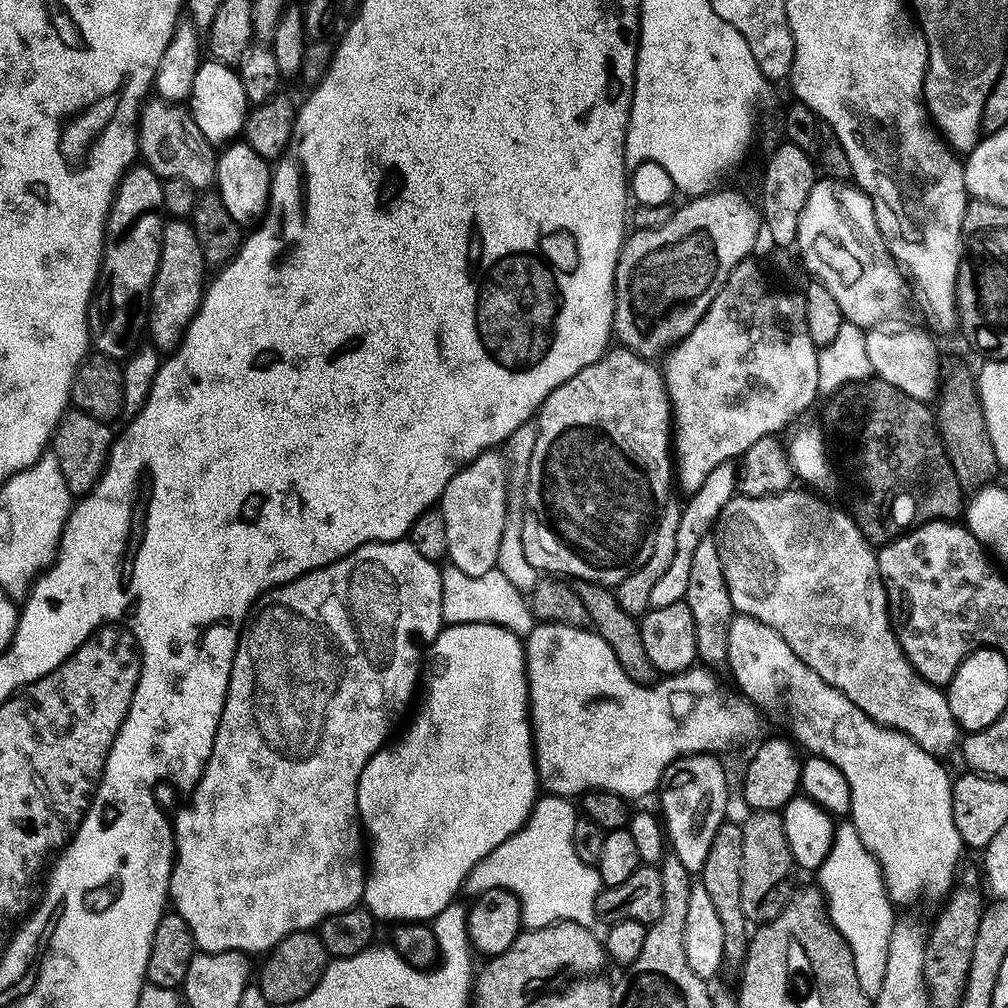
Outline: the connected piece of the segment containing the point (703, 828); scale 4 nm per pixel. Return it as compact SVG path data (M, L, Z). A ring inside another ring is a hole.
M712 754L684 755L673 760L664 772L662 787L659 789L662 825L666 831L666 840L678 862L686 866L693 874L704 869L706 854L710 854L710 842L714 842L714 834L726 822L728 811L728 776Z

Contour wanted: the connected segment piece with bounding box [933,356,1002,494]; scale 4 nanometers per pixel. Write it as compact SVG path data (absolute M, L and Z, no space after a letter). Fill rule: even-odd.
M956 356L941 357L938 362L940 387L933 416L936 428L943 438L943 446L950 458L955 477L966 494L974 494L991 485L1001 467L997 462L994 448L987 432L983 408L978 399L977 381L973 371Z

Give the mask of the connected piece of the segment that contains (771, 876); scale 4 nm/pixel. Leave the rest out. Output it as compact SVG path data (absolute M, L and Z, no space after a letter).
M753 811L748 818L742 824L742 914L746 914L749 922L762 925L784 909L784 891L792 880L794 865L790 842L786 842L783 815L779 811Z

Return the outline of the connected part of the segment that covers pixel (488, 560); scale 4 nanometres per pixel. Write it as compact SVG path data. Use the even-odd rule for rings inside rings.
M496 450L486 451L464 465L447 483L438 501L446 523L447 559L451 567L470 577L481 577L496 568L498 549L505 530L510 481L507 461L498 453Z

